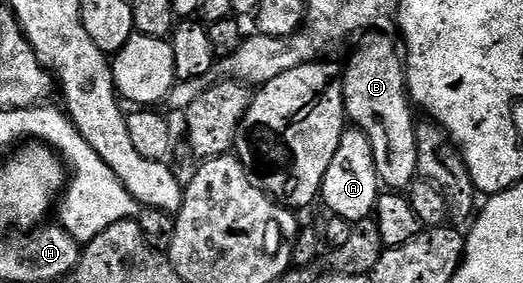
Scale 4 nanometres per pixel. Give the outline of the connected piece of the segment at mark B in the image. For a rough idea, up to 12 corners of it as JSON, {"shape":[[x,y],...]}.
{"shape":[[367,31],[342,70],[346,120],[373,147],[380,182],[416,180],[407,62]]}

